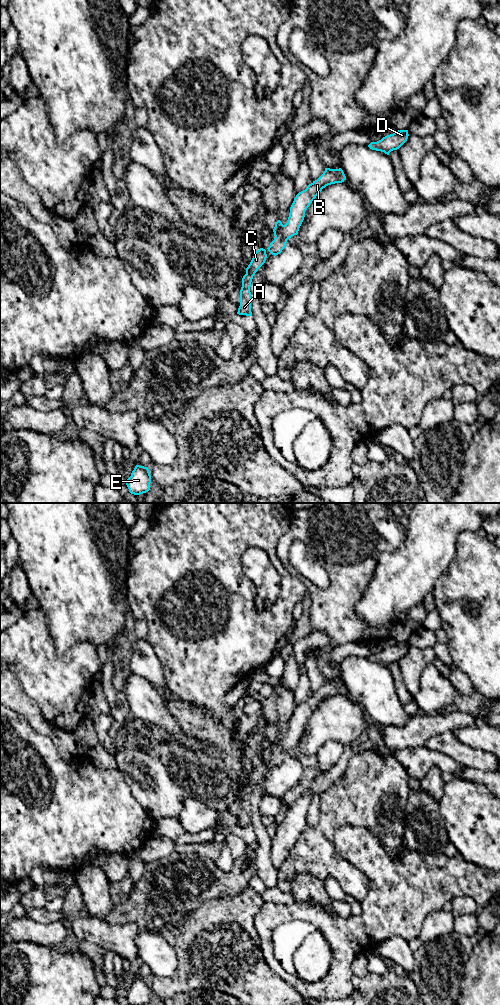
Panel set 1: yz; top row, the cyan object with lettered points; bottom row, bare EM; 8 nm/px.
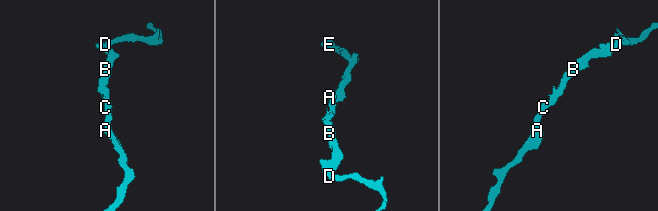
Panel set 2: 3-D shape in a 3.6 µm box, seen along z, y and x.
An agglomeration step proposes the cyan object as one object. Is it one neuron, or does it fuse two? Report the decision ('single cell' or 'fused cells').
fused cells

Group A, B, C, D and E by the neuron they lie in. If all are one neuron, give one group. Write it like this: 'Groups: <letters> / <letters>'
Groups: A C E / B D

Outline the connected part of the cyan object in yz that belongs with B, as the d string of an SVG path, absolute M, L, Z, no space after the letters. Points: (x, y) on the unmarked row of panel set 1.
M325 680L325 683L317 692L309 696L305 702L299 704L294 710L290 719L287 735L283 739L281 749L287 753L292 748L297 747L304 732L305 723L322 701L331 696L342 695L345 692L346 688L341 680Z

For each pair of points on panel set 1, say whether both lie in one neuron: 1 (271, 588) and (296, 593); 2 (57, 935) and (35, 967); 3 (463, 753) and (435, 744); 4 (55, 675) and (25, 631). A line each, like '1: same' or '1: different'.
1: different
2: different
3: same
4: same

